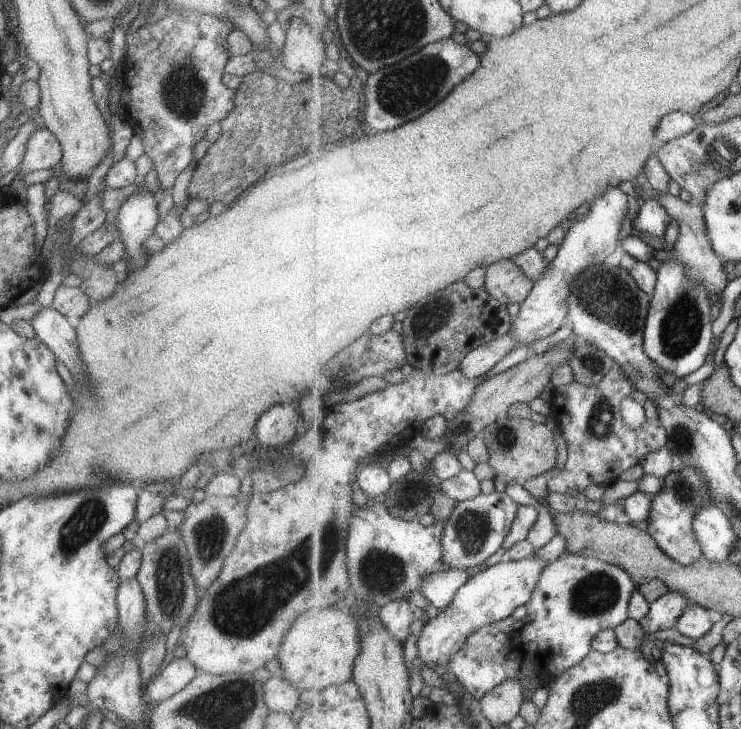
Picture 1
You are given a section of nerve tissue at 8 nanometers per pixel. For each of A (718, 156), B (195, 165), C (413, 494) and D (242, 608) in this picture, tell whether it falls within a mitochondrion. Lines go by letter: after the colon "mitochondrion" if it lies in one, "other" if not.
A: mitochondrion
B: other
C: mitochondrion
D: mitochondrion

